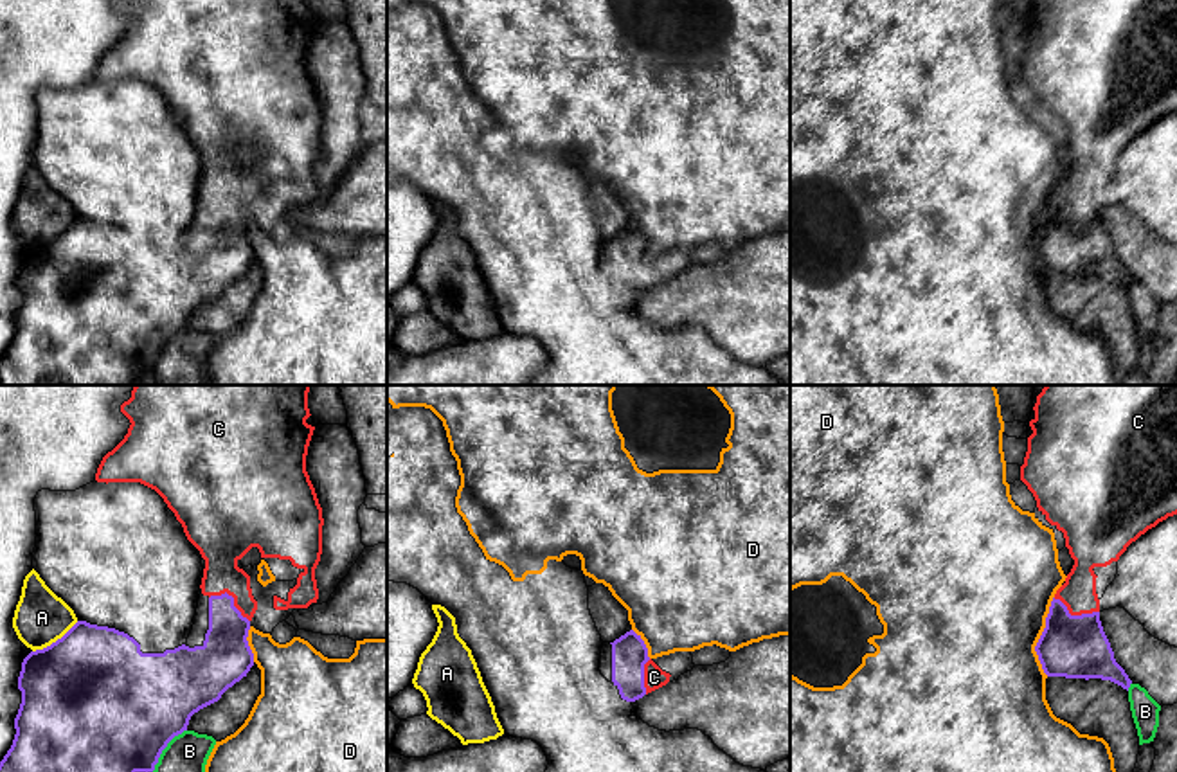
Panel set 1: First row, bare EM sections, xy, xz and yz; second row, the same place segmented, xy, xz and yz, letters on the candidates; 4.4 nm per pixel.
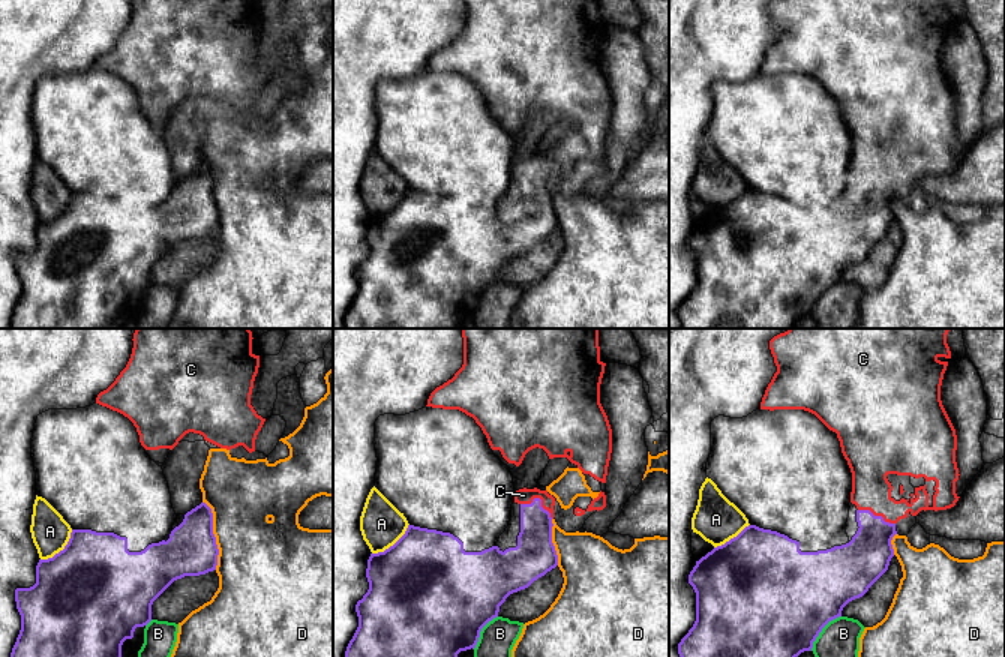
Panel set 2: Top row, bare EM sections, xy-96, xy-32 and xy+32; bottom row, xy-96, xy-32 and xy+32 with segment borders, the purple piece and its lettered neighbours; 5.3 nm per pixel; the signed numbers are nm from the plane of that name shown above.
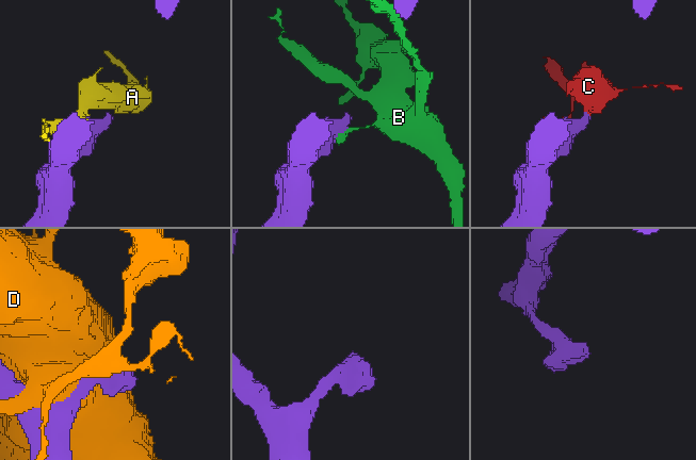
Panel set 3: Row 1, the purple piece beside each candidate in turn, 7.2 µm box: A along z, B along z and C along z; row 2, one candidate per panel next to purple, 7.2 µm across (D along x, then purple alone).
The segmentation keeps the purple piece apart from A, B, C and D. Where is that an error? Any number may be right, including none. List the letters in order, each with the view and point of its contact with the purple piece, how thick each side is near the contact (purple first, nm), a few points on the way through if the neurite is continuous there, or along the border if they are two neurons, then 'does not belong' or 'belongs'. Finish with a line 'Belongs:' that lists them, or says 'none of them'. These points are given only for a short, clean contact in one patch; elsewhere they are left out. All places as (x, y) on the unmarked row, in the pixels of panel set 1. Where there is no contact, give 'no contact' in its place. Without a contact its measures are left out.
A: contact xy (56, 238); calibres 500 and 240 nm; does not belong
B: contact xy (164, 344); calibres 500 and 220 nm; does not belong
C: contact xy (233, 195); calibres 220 and 200 nm; way xy (225, 249), (233, 195), (222, 175), (222, 141); belongs
D: contact yz (1041, 233); calibres 280 and 500 nm; does not belong
Belongs: C

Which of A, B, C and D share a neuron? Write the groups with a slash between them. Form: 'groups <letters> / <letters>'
groups A / B / C / D

